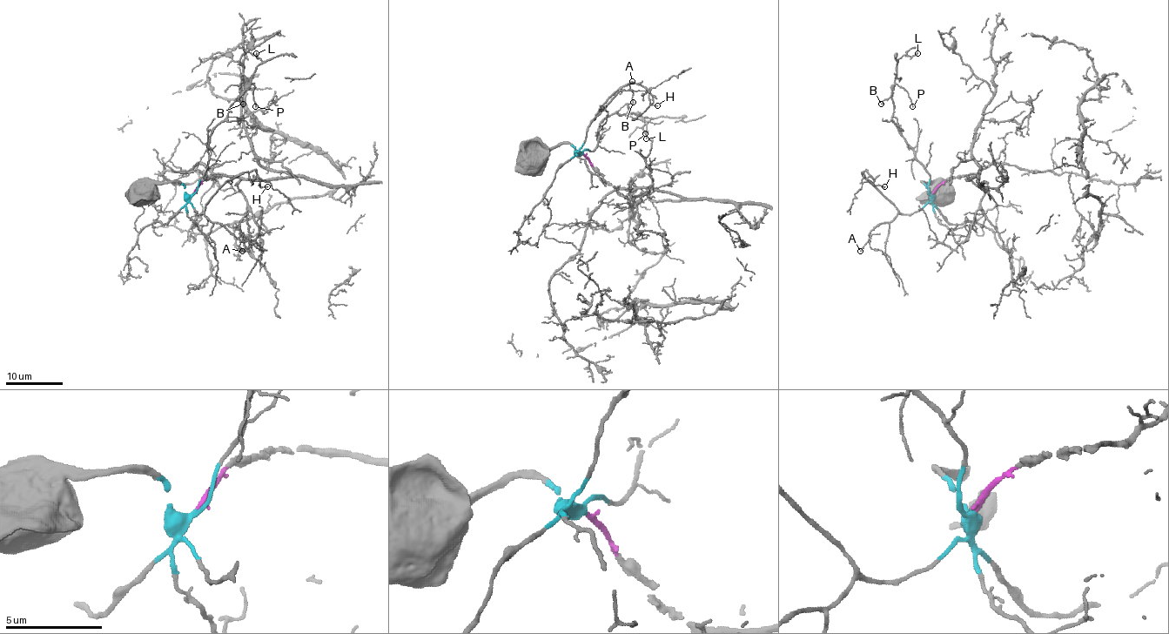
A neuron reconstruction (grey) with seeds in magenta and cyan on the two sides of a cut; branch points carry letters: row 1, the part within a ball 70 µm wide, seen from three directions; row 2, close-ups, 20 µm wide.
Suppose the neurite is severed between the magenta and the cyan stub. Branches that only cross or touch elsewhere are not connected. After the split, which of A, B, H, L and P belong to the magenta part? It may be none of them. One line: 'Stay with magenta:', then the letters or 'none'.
Stay with magenta: none

